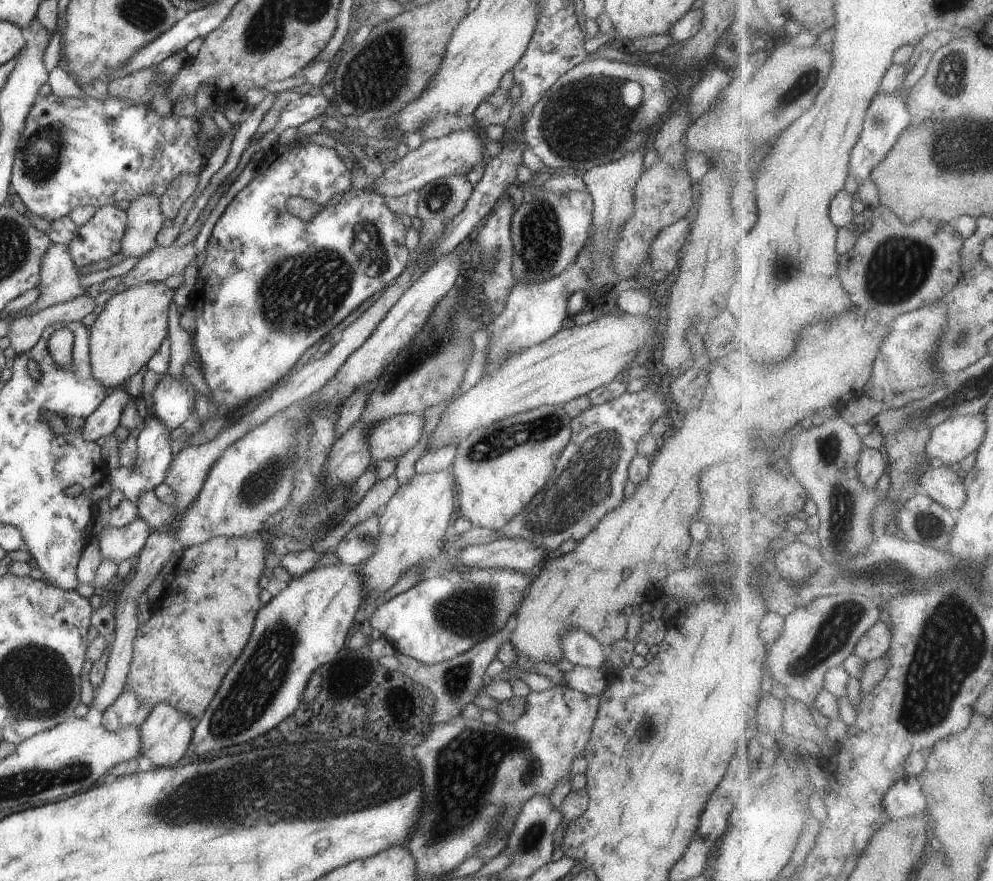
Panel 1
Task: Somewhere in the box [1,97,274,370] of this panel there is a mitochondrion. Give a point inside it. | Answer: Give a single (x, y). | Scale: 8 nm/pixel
(41, 152)

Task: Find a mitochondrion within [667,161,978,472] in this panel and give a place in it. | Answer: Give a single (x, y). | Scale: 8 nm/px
(900, 268)

